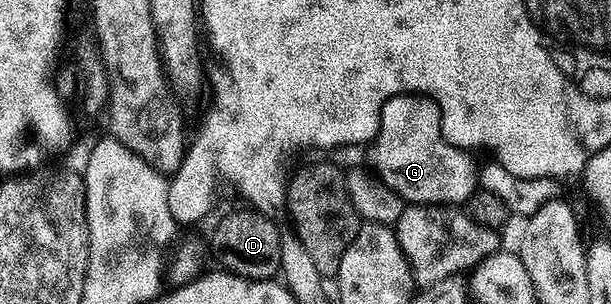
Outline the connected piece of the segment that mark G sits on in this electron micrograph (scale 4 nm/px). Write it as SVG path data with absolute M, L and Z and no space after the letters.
M395 95L382 105L380 127L376 131L376 138L370 144L372 150L371 170L376 178L385 183L398 197L402 197L405 204L421 205L464 205L478 190L478 167L472 164L467 150L450 145L446 134L445 124L442 122L440 106L429 95Z

